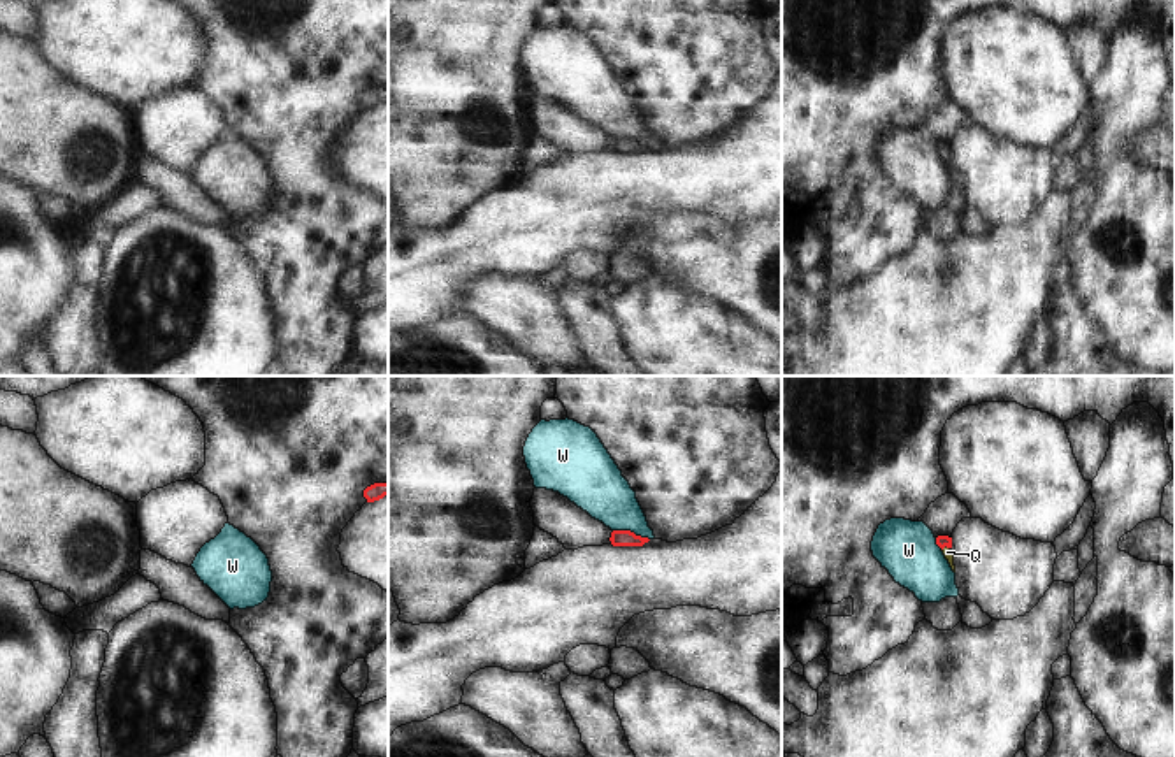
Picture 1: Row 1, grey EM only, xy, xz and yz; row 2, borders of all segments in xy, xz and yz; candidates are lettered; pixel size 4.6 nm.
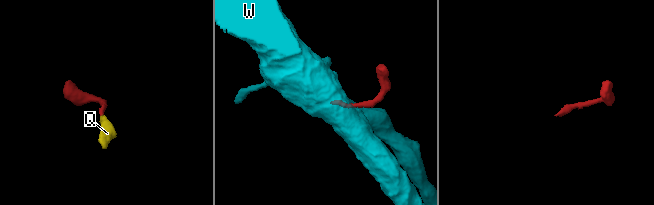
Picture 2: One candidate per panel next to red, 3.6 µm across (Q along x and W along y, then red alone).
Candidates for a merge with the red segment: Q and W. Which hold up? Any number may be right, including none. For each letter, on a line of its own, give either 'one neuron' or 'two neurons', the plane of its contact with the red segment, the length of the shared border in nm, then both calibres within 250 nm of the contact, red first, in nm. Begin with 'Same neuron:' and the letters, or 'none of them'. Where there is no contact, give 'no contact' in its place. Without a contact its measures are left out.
Same neuron: Q
Q: one neuron | yz | 40 nm | 60/50 nm
W: two neurons | xz | 180 nm | 80/240 nm

